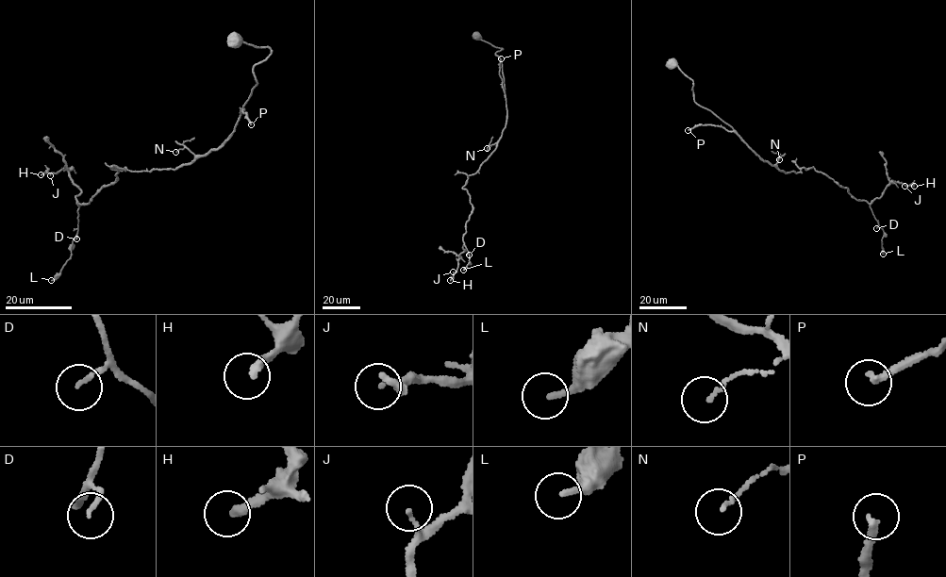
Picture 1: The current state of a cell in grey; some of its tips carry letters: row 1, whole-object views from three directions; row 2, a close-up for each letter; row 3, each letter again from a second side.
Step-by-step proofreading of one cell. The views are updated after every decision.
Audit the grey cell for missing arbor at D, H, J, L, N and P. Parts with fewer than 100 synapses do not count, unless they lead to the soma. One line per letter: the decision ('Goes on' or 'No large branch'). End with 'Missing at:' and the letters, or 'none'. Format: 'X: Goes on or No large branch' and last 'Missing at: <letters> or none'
D: No large branch
H: Goes on
J: No large branch
L: No large branch
N: No large branch
P: No large branch
Missing at: H

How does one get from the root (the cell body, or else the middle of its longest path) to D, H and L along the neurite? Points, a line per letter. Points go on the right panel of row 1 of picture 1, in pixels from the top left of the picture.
D: (672, 63), (693, 81), (694, 101), (761, 157), (786, 173), (812, 167), (826, 174), (870, 204), (876, 228)
H: (672, 63), (693, 81), (694, 101), (783, 172), (813, 167), (869, 203), (890, 183), (914, 186)
L: (672, 63), (693, 81), (694, 101), (766, 161), (786, 173), (813, 167), (866, 200), (884, 232), (883, 254)

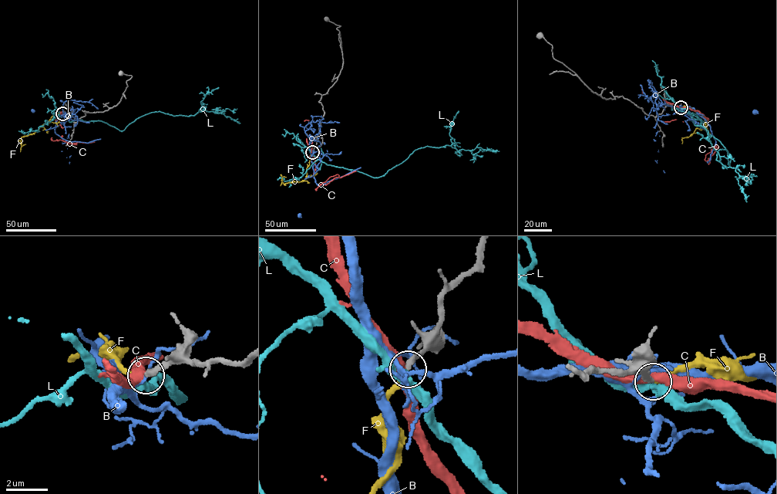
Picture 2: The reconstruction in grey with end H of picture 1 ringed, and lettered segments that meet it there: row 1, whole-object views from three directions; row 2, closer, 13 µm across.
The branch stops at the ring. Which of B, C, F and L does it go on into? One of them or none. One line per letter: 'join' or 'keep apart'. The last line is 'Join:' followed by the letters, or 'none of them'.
B: keep apart
C: keep apart
F: join
L: keep apart
Join: F

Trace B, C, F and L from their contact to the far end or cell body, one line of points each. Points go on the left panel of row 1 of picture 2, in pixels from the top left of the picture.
B: (62, 113), (59, 113), (55, 130), (32, 110)
C: (62, 113), (55, 120), (61, 137), (68, 143), (76, 144), (65, 141), (59, 124), (64, 127)
F: (62, 113), (57, 113), (38, 130), (21, 137), (20, 151)
L: (62, 114), (70, 121), (99, 120), (120, 130), (159, 111), (186, 116), (204, 109), (240, 123)

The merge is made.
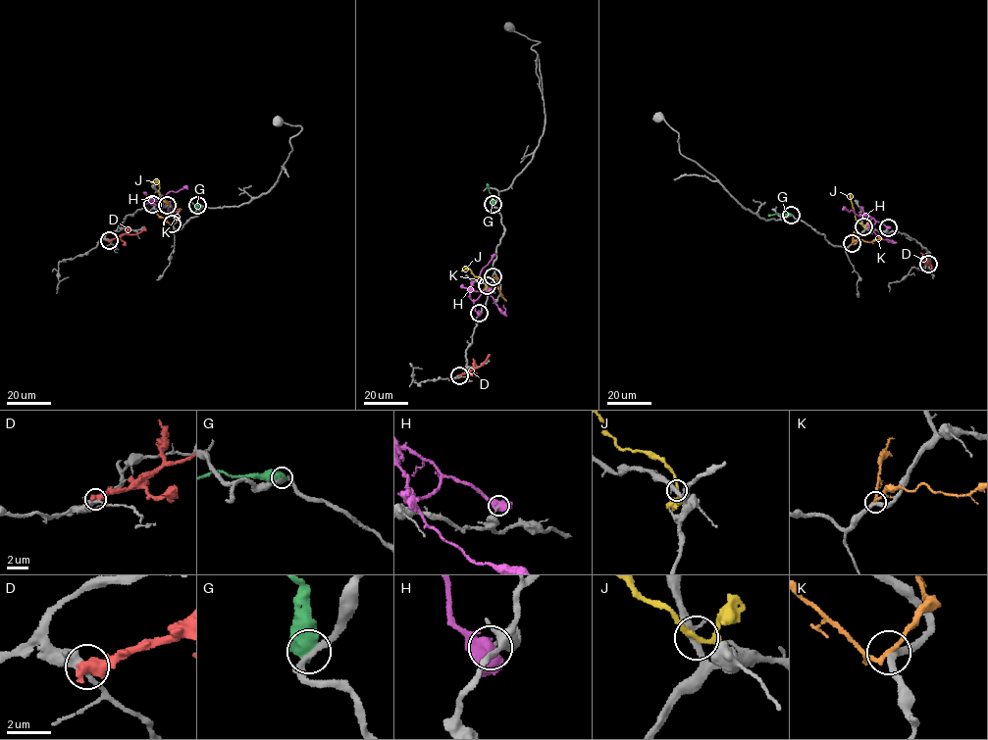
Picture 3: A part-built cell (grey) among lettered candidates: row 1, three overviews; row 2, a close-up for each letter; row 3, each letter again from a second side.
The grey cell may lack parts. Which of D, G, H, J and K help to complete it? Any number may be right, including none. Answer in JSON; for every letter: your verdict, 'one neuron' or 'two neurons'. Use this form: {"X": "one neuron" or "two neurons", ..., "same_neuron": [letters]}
{"D": "two neurons", "G": "two neurons", "H": "two neurons", "J": "two neurons", "K": "two neurons", "same_neuron": []}

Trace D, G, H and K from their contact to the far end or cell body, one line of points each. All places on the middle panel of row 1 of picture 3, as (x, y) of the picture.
D: (459, 375), (481, 366), (488, 354)
G: (494, 204), (487, 183)
H: (479, 313), (469, 289), (495, 254)
K: (493, 276), (496, 278), (502, 297)

